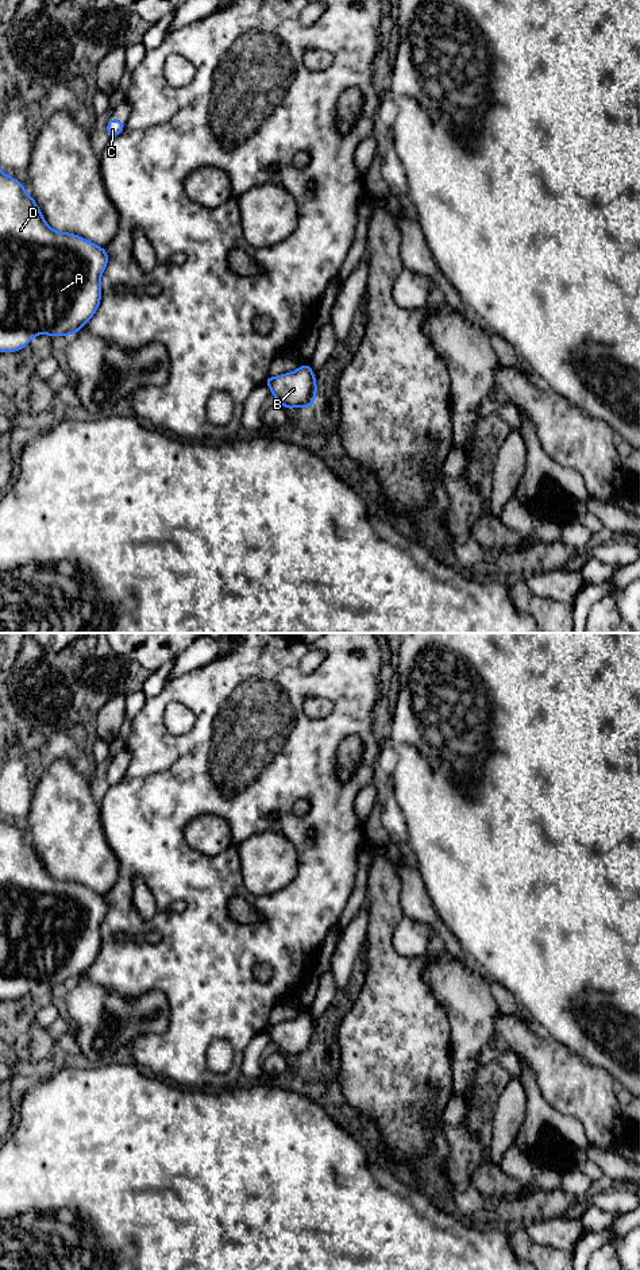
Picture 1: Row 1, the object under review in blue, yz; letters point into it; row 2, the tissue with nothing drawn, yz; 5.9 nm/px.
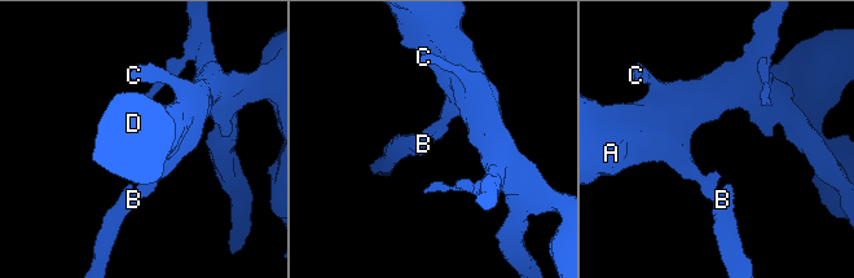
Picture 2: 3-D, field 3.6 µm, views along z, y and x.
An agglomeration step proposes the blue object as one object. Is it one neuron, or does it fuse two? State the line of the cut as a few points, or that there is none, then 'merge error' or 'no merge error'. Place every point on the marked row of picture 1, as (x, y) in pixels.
no cut; no merge error

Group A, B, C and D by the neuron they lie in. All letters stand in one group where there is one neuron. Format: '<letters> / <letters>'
A B C D

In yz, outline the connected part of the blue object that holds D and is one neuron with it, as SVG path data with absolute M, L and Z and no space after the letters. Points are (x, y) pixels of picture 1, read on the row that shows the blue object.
M0 170L0 352L16 352L39 333L70 336L85 327L100 305L100 279L108 260L105 248L51 229L24 185Z

